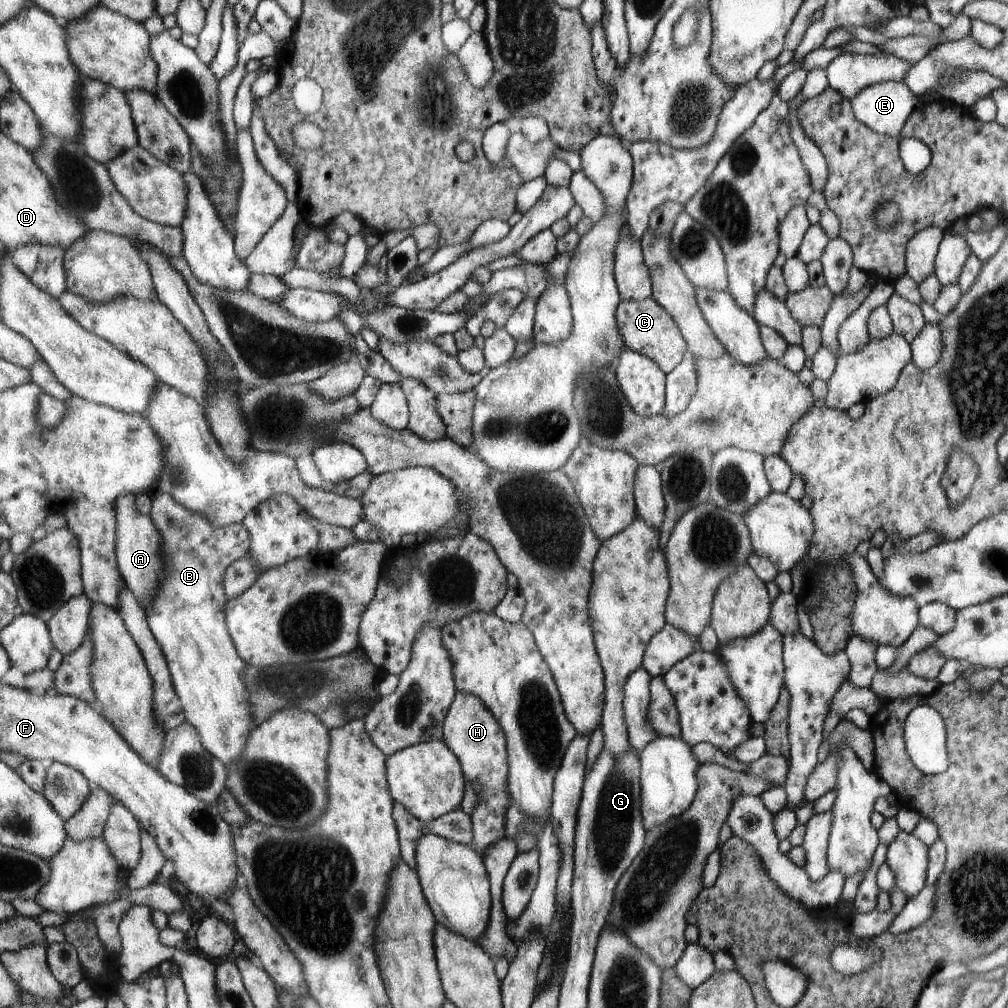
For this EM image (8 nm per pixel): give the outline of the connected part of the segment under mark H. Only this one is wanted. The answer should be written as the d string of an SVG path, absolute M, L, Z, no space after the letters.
M456 691L452 704L443 720L443 741L460 761L462 772L473 784L482 786L478 802L471 816L473 824L472 848L480 855L490 844L505 836L505 816L512 800L506 795L509 764L505 734L499 722L472 693Z

